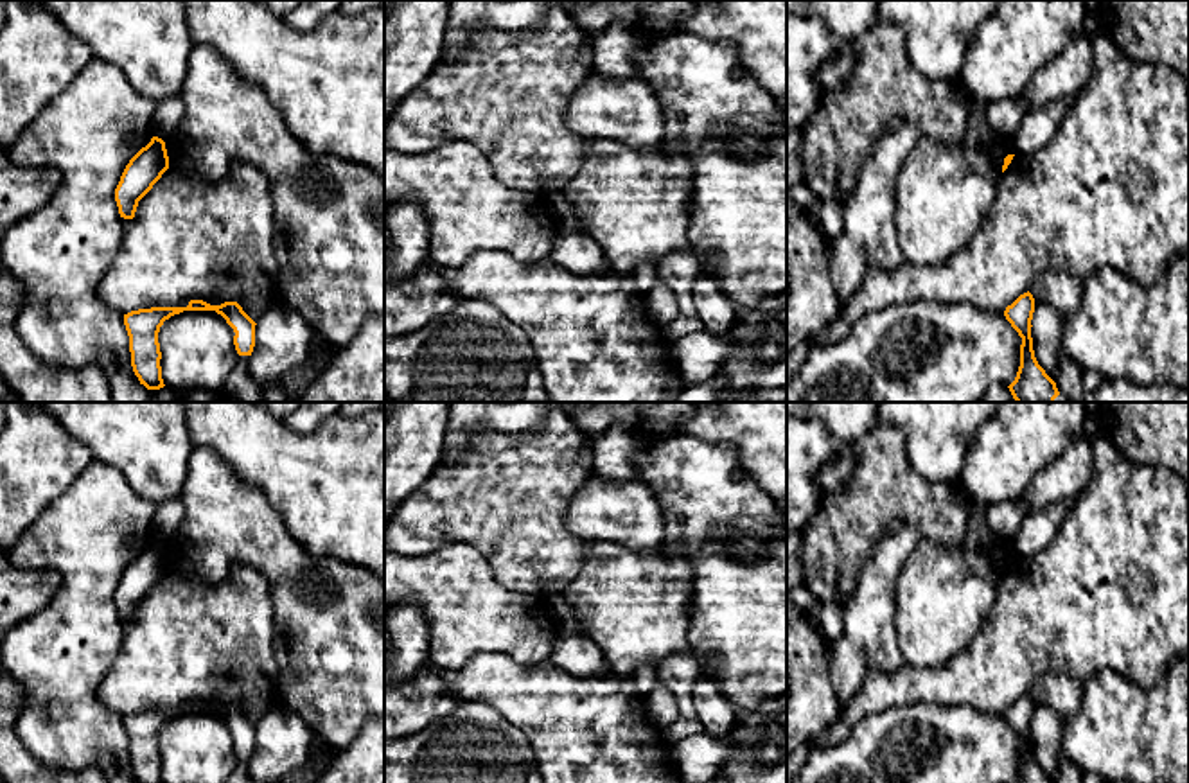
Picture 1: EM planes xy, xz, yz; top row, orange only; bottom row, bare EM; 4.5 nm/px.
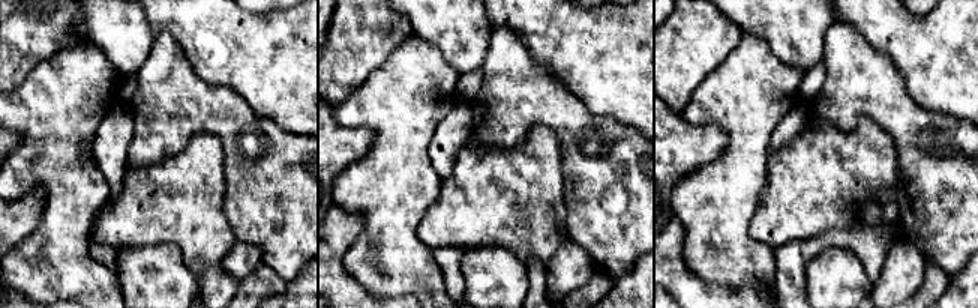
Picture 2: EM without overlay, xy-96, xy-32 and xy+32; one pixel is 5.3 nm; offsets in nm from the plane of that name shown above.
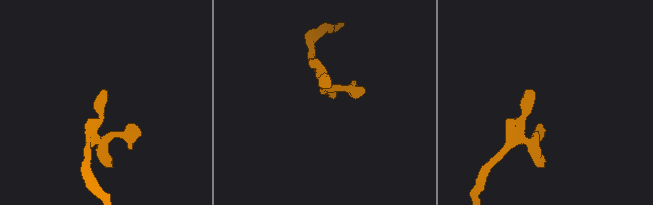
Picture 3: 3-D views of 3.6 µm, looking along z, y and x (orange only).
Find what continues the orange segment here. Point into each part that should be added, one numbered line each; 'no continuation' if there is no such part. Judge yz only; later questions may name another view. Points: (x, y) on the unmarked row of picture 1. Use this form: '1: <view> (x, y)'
no continuation

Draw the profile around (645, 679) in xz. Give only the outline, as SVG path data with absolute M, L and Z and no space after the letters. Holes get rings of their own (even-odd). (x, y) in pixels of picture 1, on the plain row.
M641 664L641 666L634 672L632 681L634 681L636 691L638 691L641 697L648 695L654 688L659 686L656 668L650 666L650 664Z

